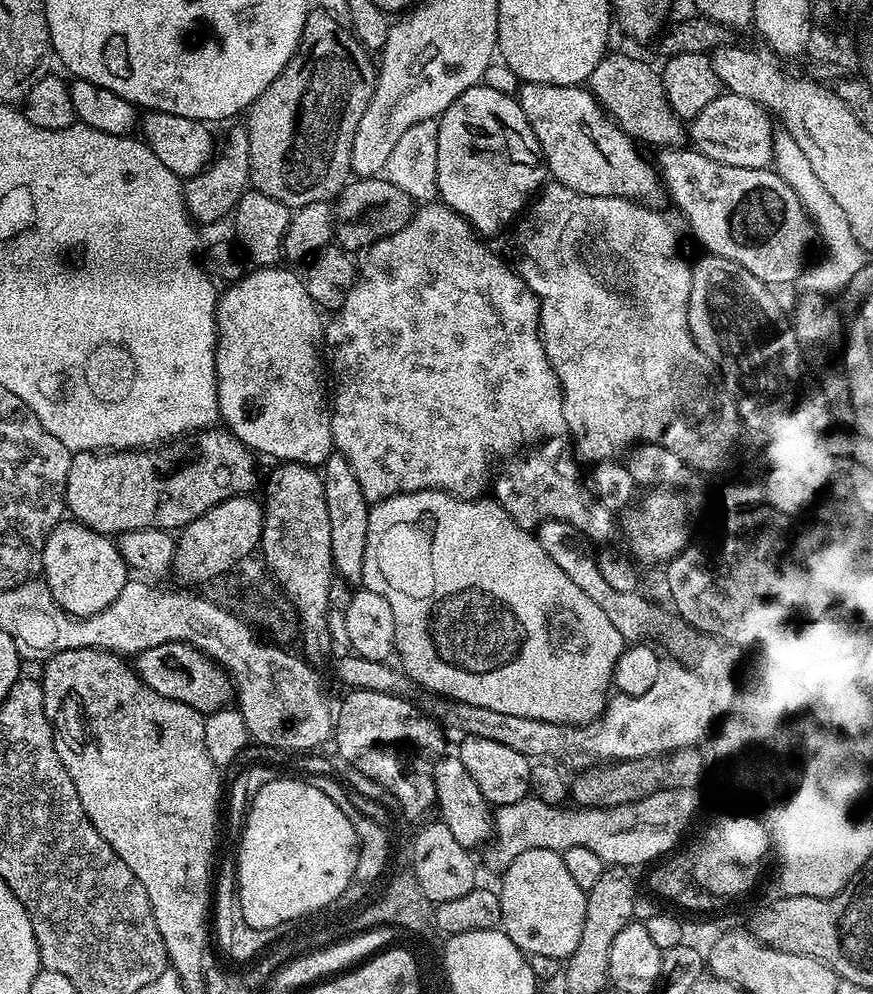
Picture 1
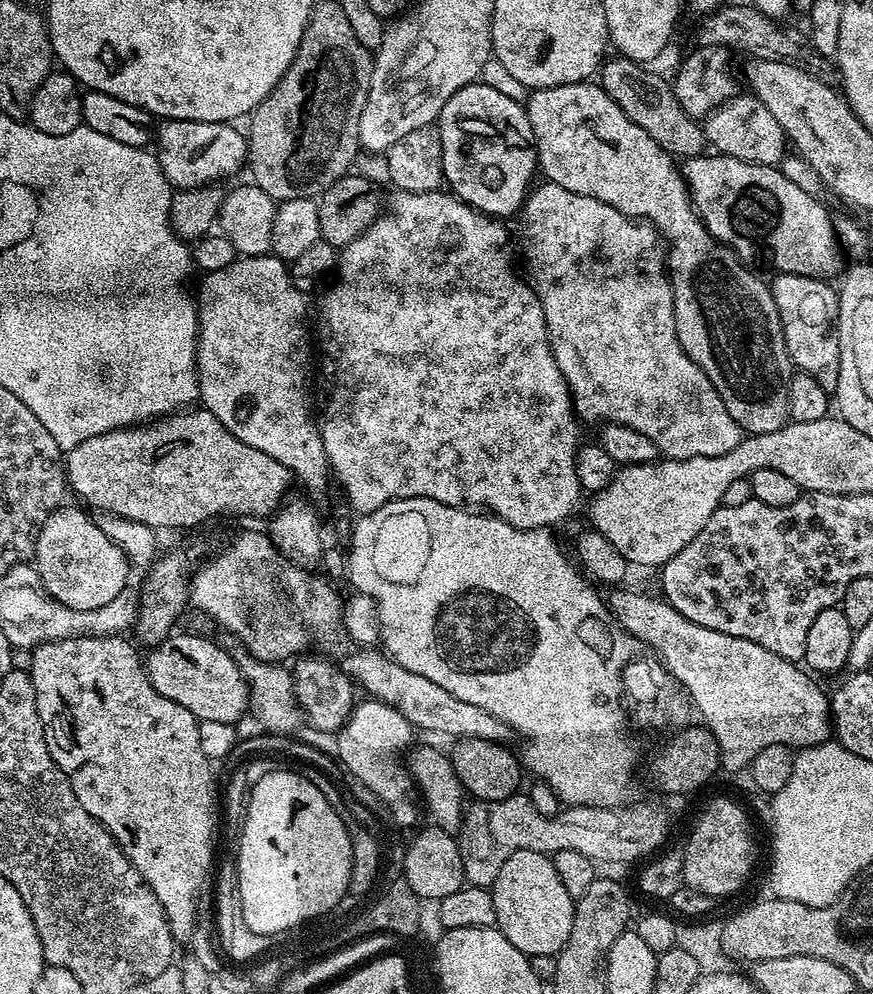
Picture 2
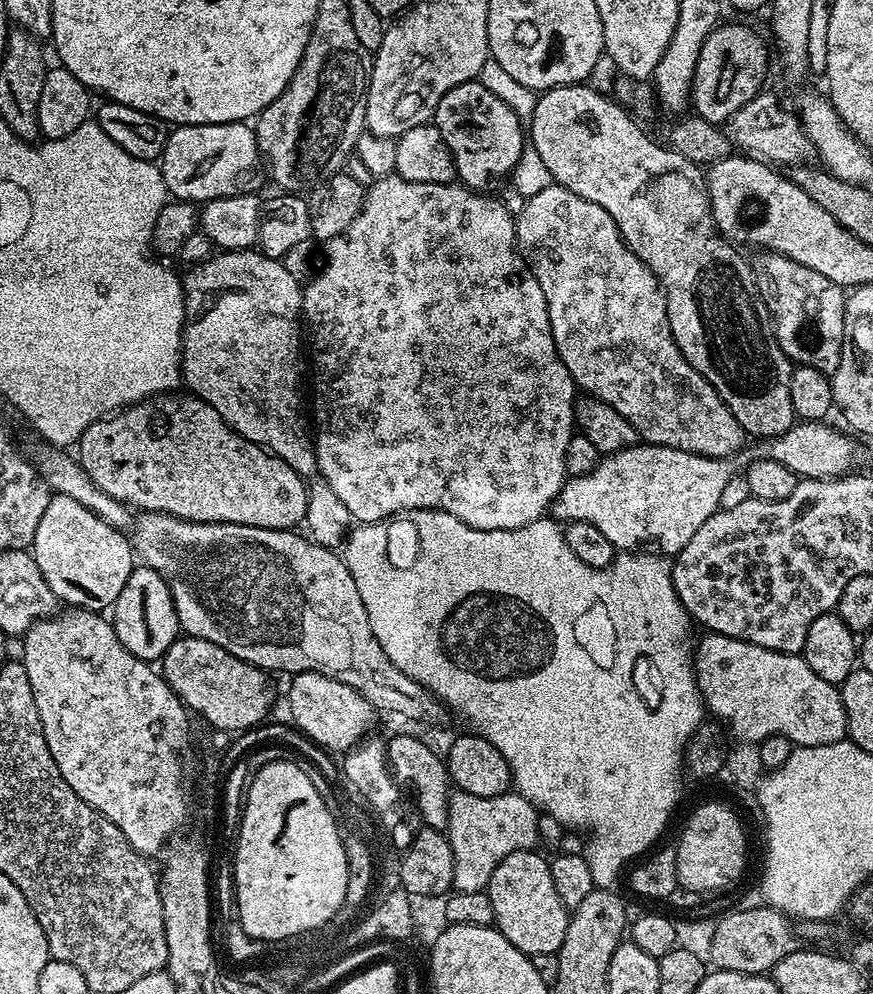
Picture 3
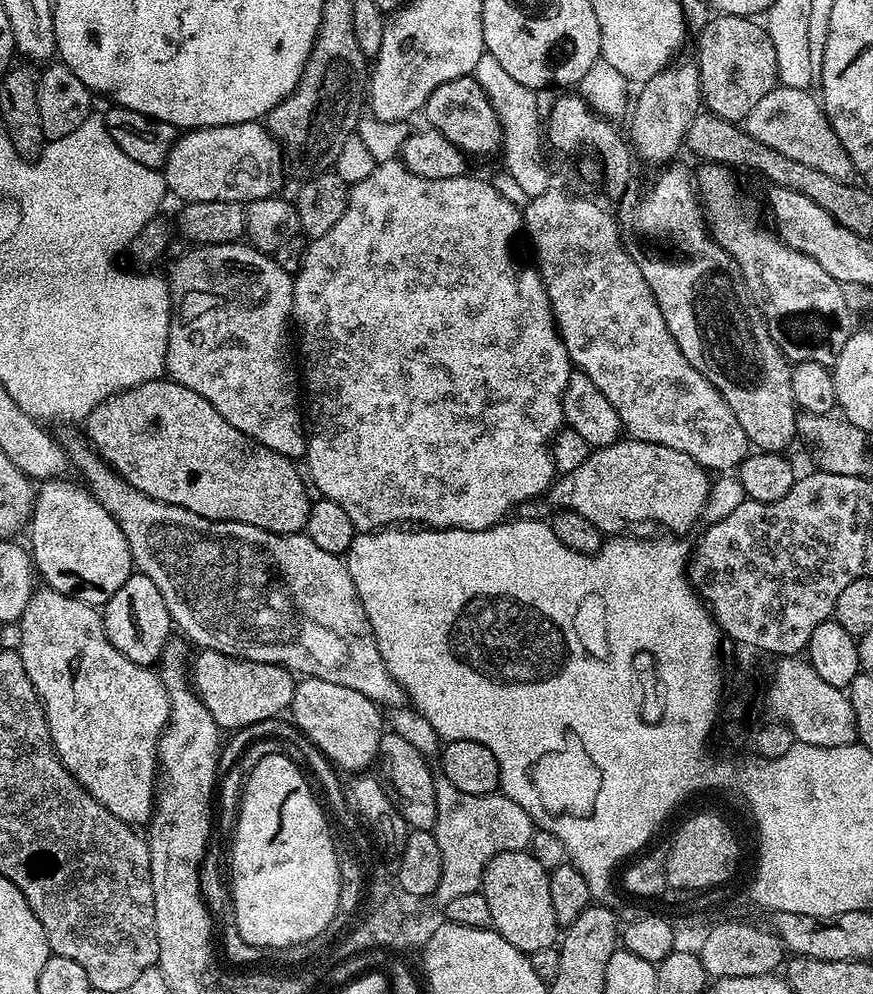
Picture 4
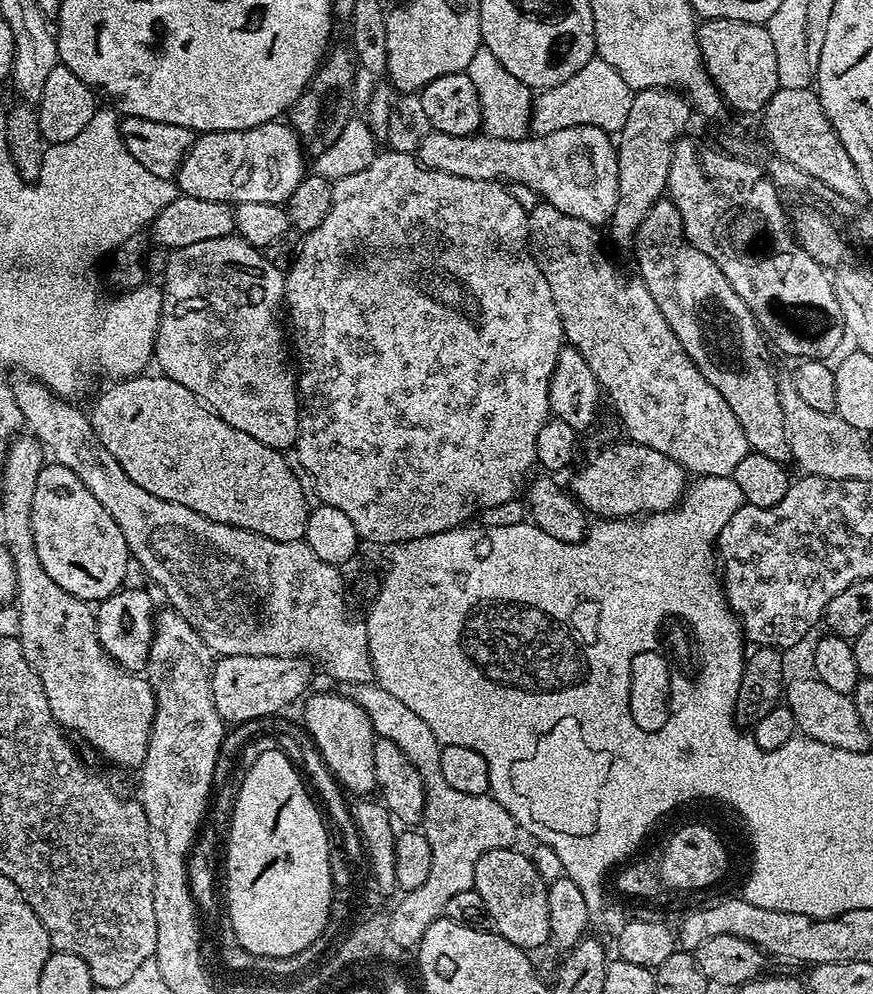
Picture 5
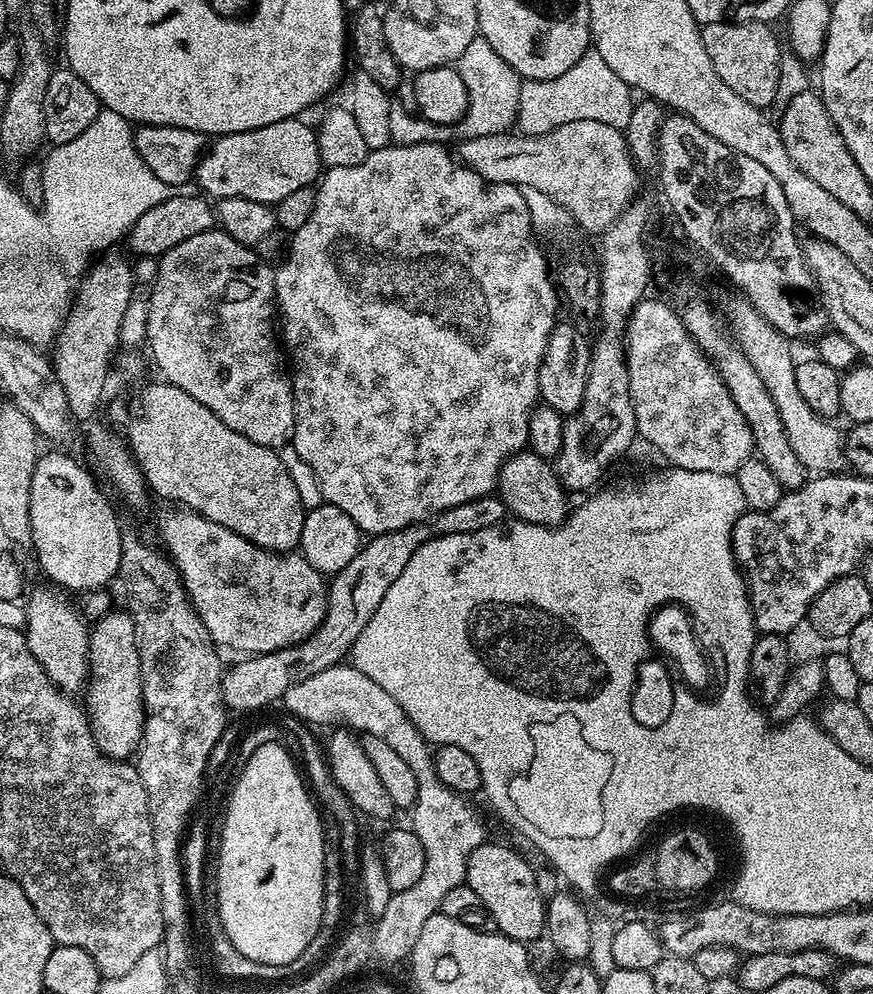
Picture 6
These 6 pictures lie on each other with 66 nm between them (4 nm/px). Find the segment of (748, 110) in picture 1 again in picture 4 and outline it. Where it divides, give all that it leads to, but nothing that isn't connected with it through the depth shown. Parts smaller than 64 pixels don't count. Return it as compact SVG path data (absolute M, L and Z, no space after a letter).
M778 84L750 110L744 121L744 129L756 141L786 155L786 158L805 163L832 178L848 180L855 168L841 140L834 134L823 105L812 95L810 90L797 90Z

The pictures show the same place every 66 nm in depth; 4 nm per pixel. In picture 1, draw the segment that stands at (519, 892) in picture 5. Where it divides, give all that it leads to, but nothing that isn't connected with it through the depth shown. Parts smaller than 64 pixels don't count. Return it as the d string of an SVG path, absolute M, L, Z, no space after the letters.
M545 848L526 850L526 854L518 854L518 858L508 863L501 876L504 877L498 885L502 906L499 927L510 938L510 942L514 942L514 946L518 946L529 957L545 956L548 960L567 961L568 956L578 948L578 938L582 938L588 893L581 890L574 878L570 878L563 855Z

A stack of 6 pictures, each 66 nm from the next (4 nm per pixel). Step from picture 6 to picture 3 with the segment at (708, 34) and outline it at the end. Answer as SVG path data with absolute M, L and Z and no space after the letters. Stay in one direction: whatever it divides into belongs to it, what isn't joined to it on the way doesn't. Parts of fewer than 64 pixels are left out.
M721 23L709 34L706 42L702 42L702 54L698 54L690 101L695 115L711 124L723 125L736 111L761 93L767 72L768 48L763 40L742 24Z

